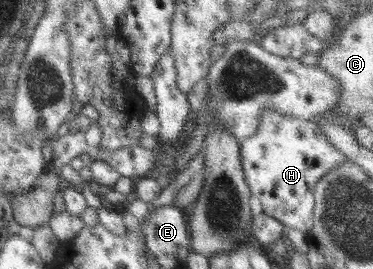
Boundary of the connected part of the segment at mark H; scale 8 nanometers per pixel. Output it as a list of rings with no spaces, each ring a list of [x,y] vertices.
[[[267,107],[259,121],[258,131],[240,143],[243,175],[246,175],[251,195],[258,197],[262,211],[287,228],[308,235],[313,226],[315,185],[347,157],[334,147],[313,119],[290,117],[273,107]]]

